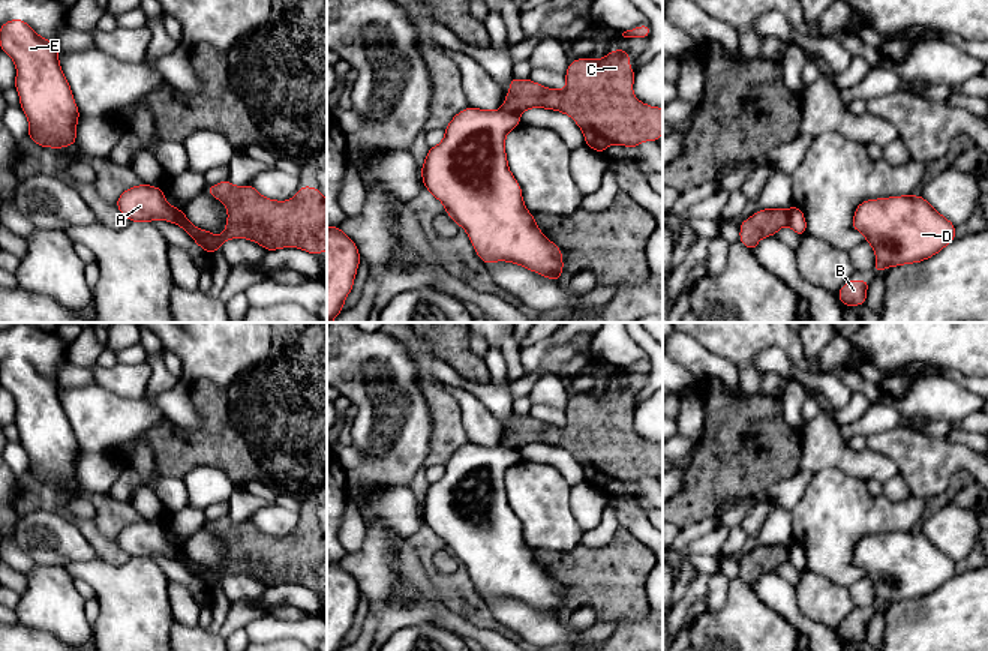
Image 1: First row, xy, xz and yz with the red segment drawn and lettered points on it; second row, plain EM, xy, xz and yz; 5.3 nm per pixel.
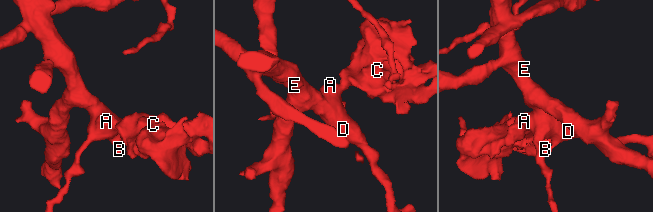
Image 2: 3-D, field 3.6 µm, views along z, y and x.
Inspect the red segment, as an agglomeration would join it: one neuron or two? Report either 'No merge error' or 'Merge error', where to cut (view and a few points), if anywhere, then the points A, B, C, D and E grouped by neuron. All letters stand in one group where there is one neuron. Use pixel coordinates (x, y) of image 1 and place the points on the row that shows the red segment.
Merge error. Split along xy (180, 210), (180, 224), (183, 227). Groups: A B D E / C

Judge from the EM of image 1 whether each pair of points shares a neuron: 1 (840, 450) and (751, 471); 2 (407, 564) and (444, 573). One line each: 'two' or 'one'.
1: two
2: two

